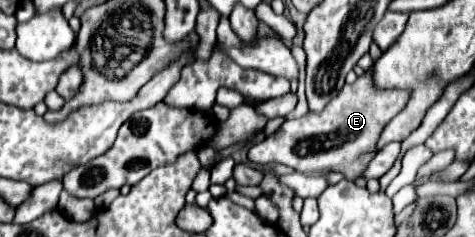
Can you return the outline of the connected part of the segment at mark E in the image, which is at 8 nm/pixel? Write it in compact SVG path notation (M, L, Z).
M371 71L359 77L353 85L343 85L339 95L331 99L323 111L309 111L299 119L285 121L273 135L251 145L249 161L257 165L283 163L287 167L293 167L295 171L331 169L341 171L347 179L359 177L365 165L375 155L373 145L377 143L381 125L385 125L385 121L391 121L393 115L397 115L409 99L405 91L377 93L377 89L369 89L369 77Z

